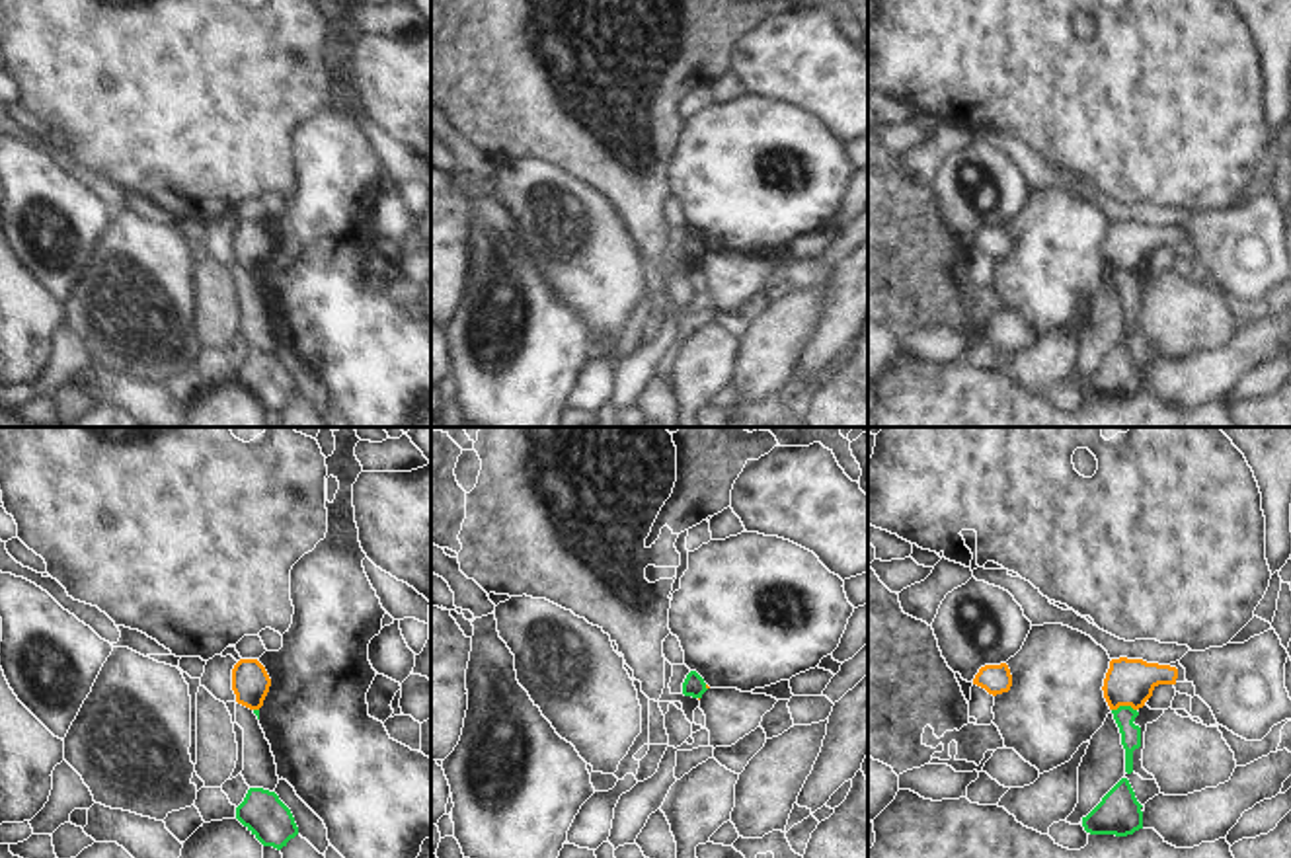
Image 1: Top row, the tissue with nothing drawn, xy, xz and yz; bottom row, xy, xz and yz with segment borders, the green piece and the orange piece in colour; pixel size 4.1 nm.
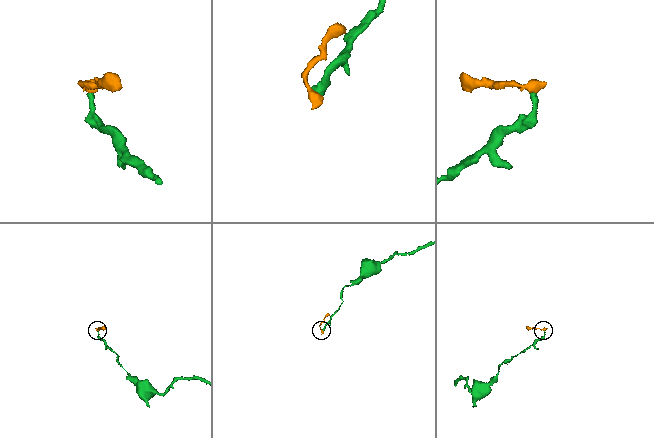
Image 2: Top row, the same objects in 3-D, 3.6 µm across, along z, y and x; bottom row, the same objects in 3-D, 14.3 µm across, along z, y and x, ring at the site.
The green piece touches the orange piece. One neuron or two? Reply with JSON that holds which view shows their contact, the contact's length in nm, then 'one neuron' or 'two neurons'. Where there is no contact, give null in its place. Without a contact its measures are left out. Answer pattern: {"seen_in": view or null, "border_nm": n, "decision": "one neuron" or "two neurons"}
{"seen_in": "yz", "border_nm": 100, "decision": "two neurons"}

